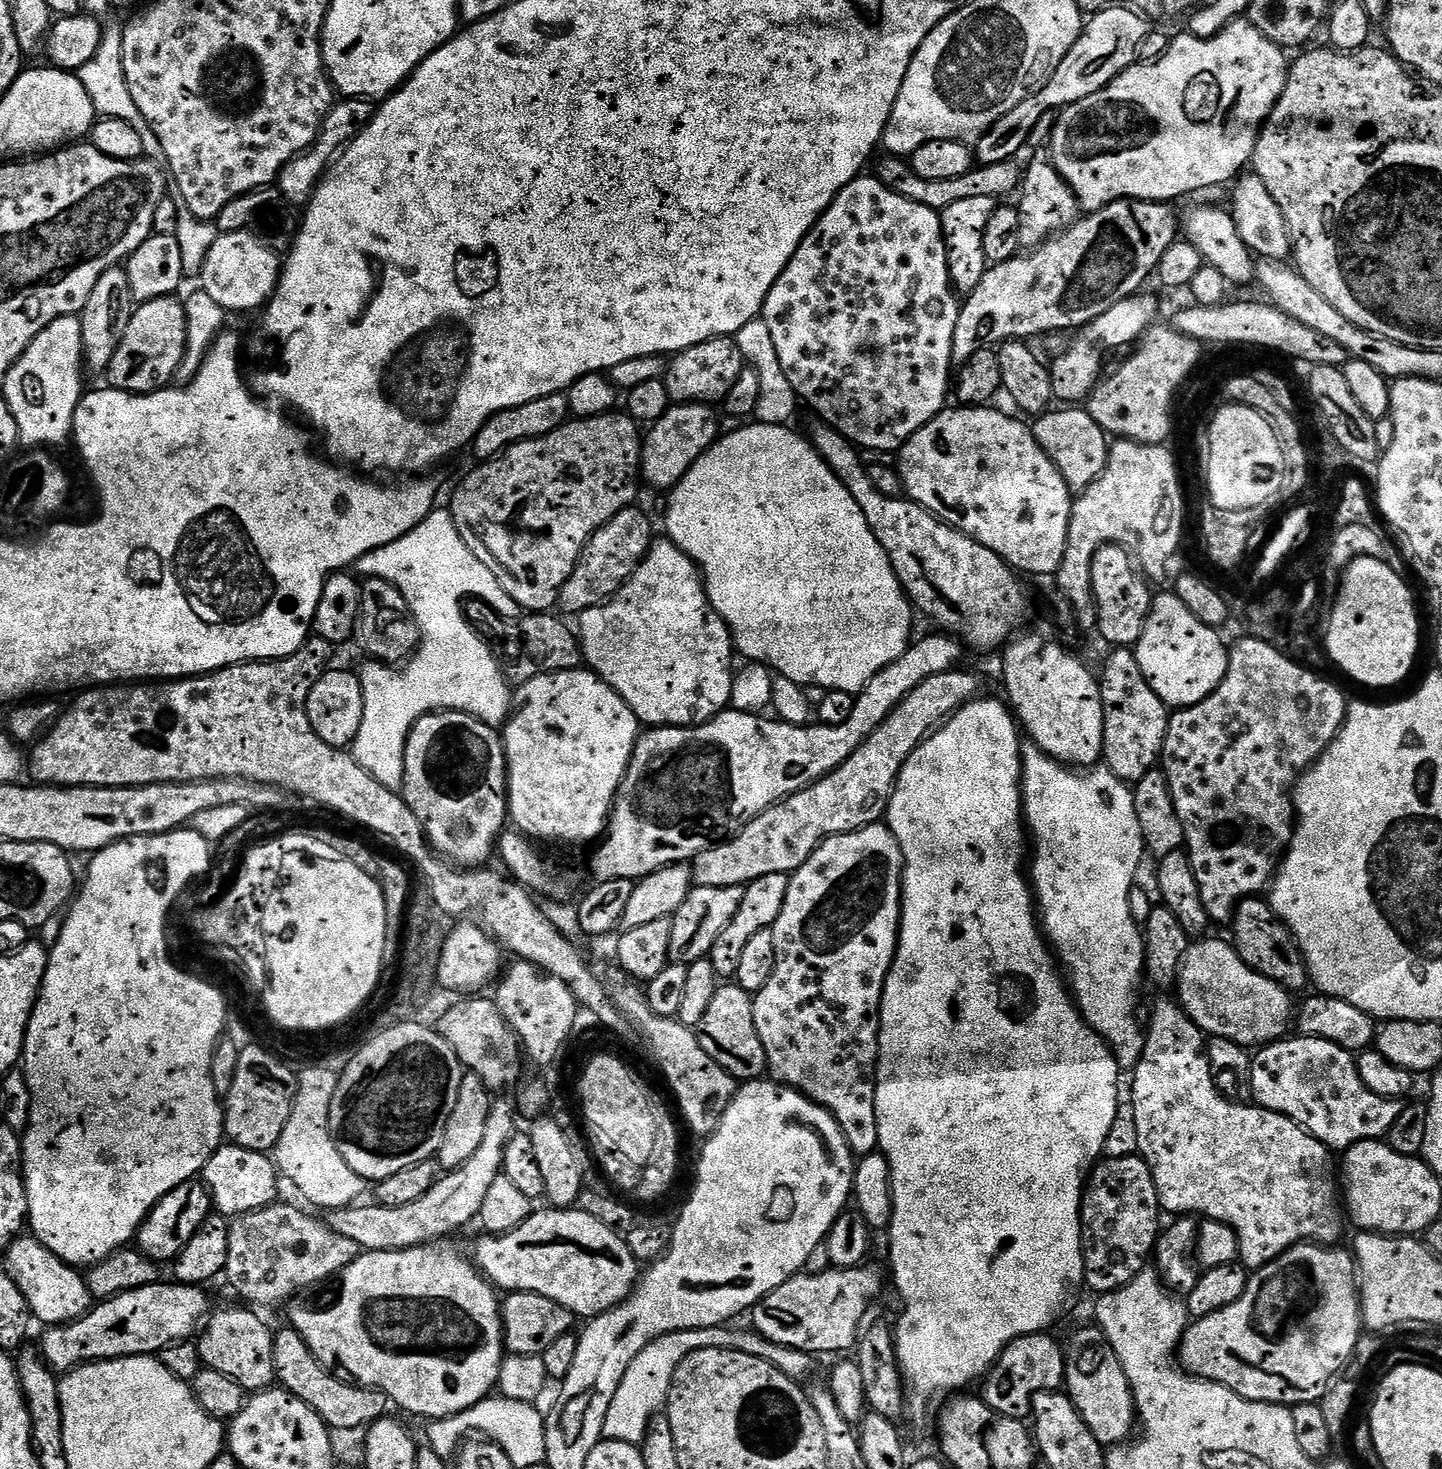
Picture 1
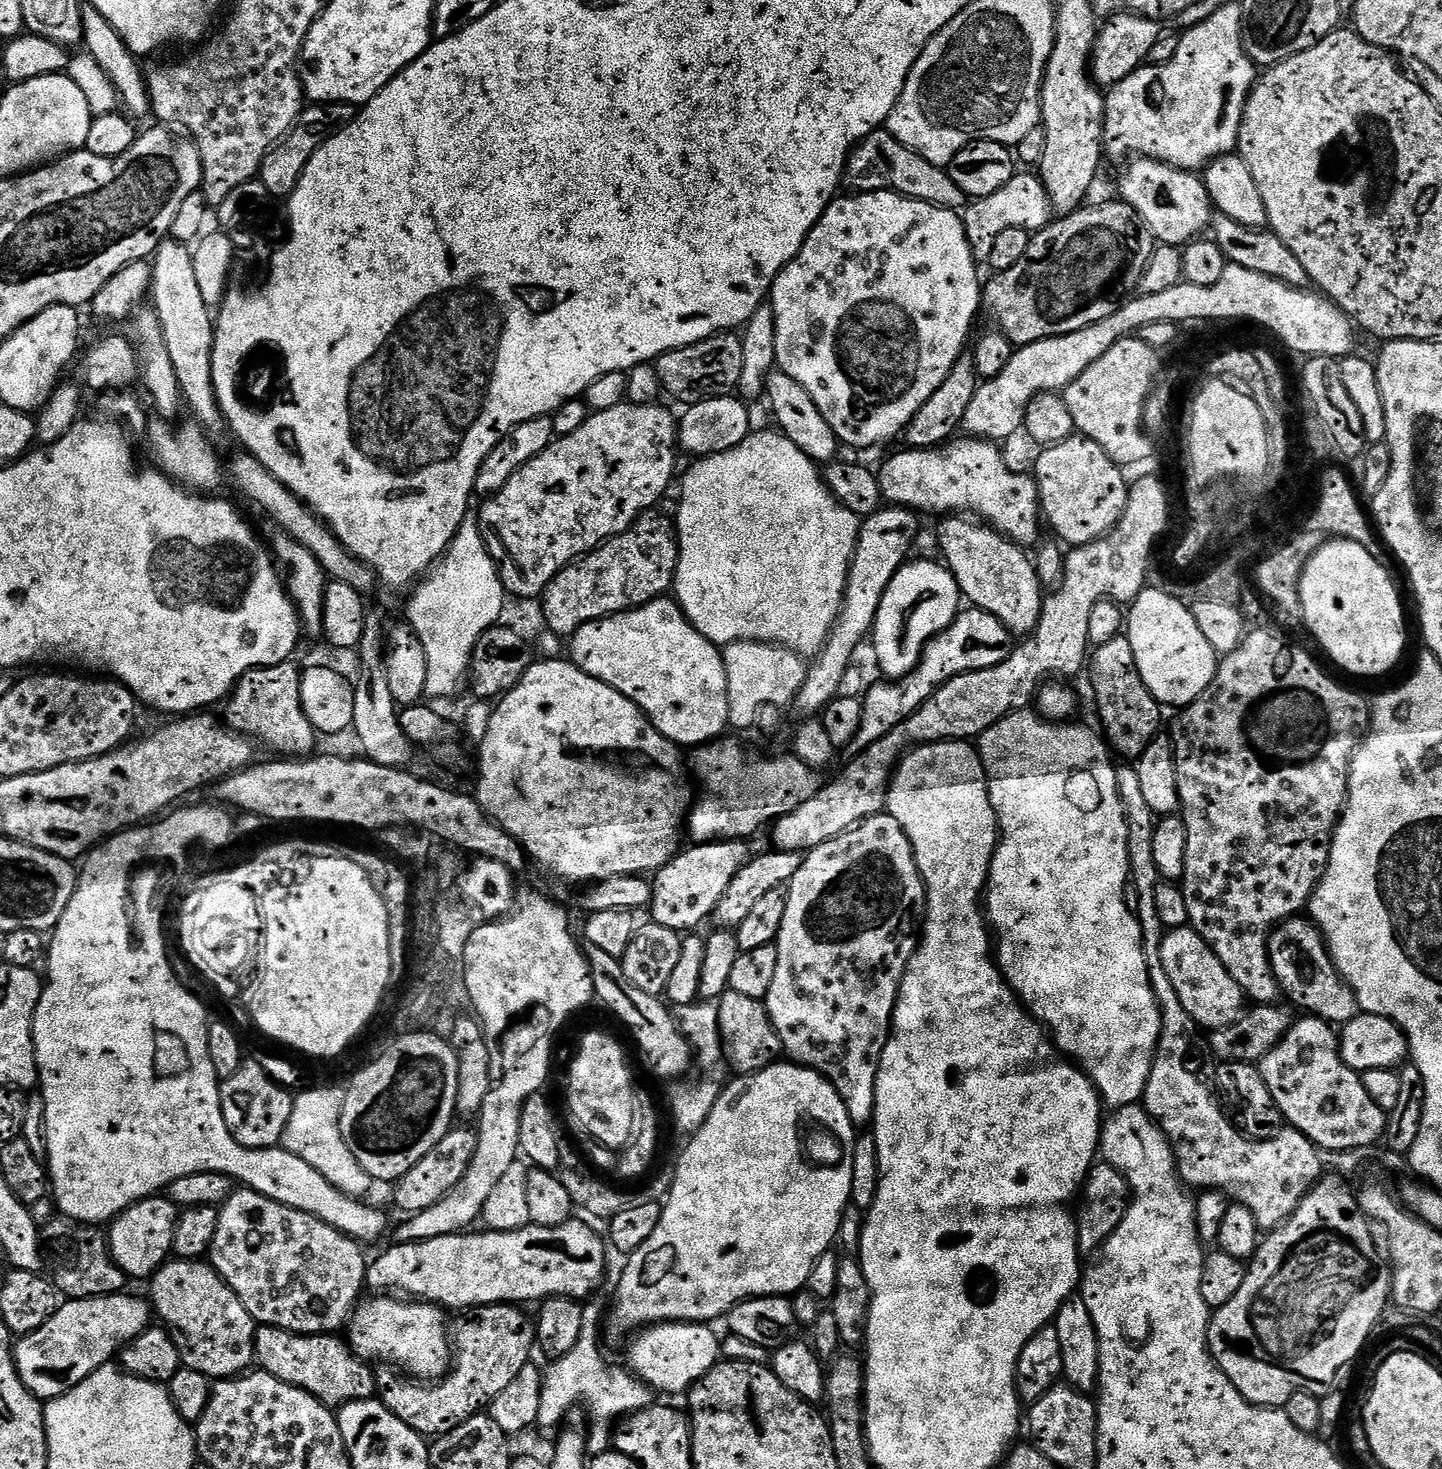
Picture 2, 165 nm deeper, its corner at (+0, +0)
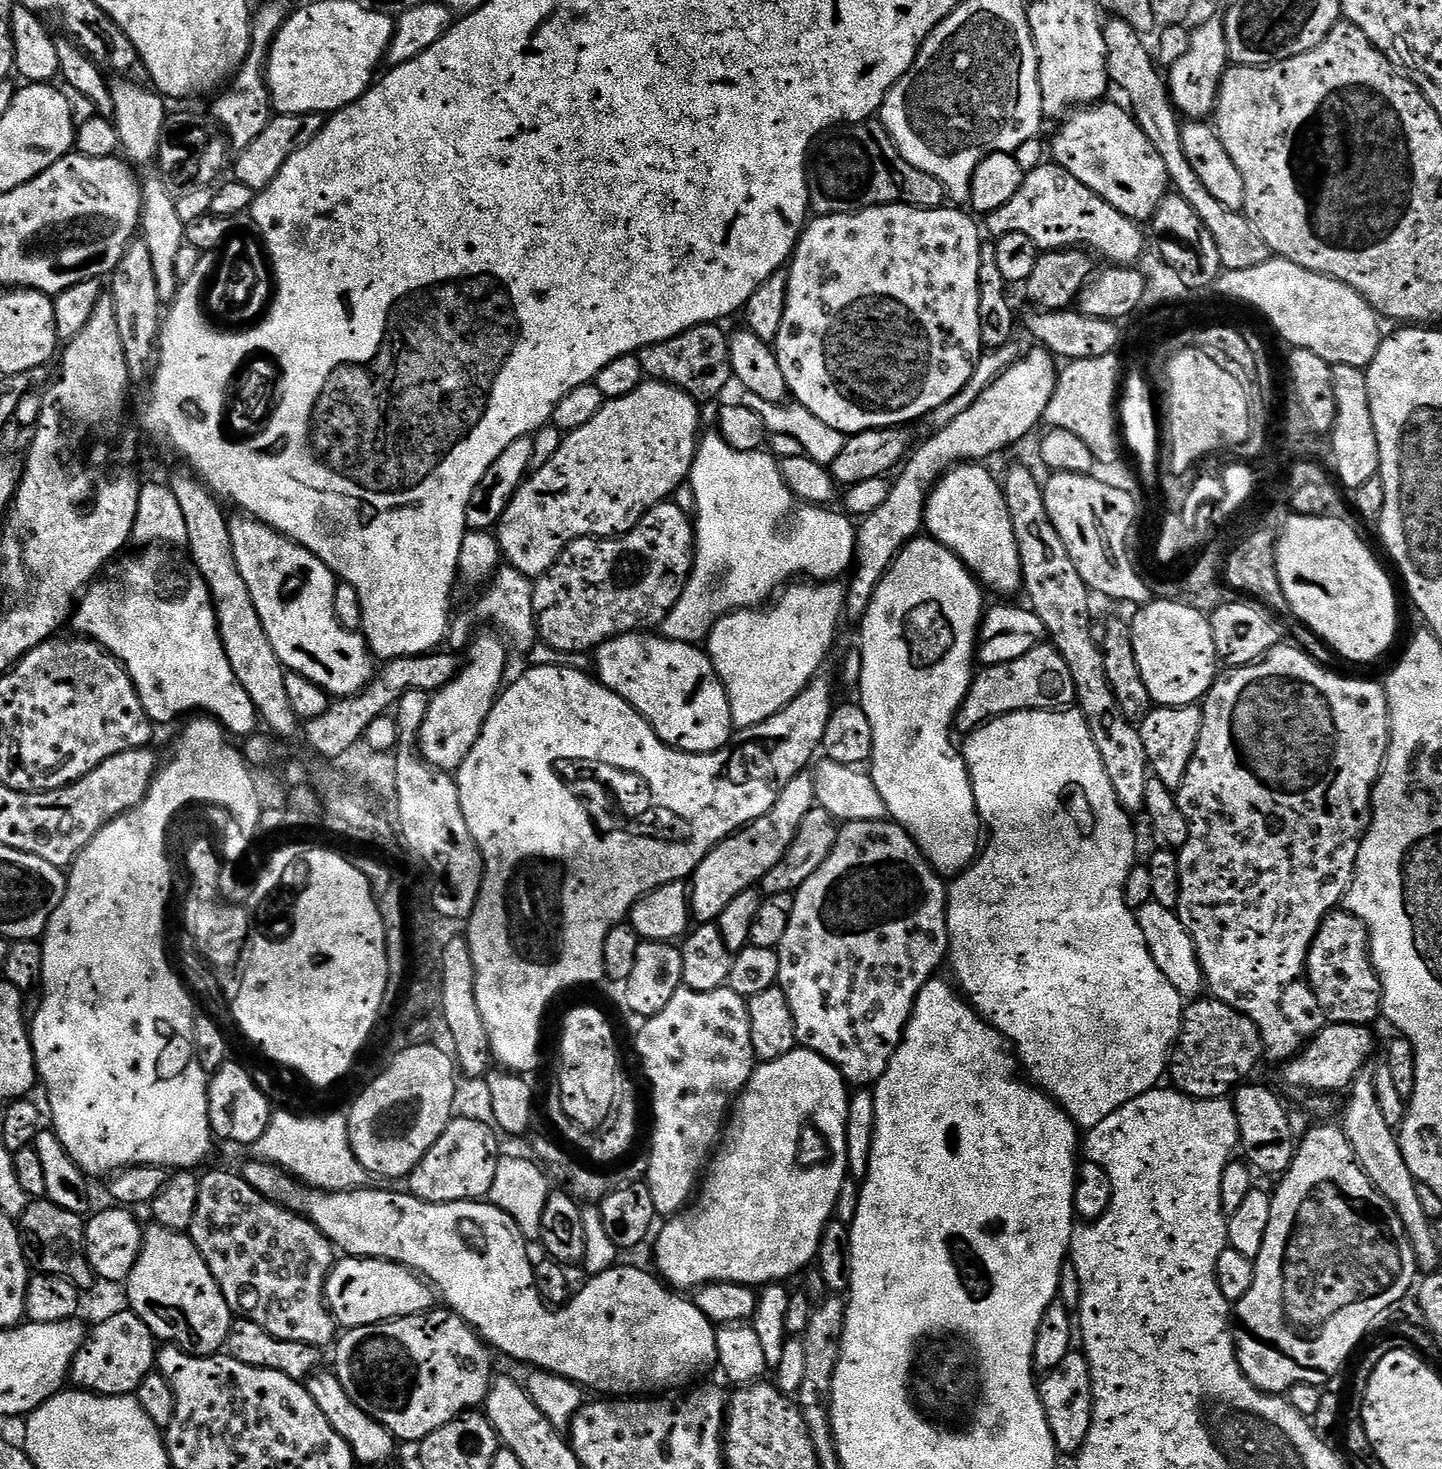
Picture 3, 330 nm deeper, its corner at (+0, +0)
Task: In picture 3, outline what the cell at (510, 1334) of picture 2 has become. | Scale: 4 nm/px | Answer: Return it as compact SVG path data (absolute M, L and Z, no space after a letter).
M444 1306L374 1326L347 1329L335 1341L335 1348L334 1371L338 1382L342 1382L342 1390L350 1394L354 1406L386 1426L386 1430L390 1430L390 1434L400 1442L422 1441L454 1418L463 1416L469 1410L479 1409L487 1401L492 1388L493 1349L457 1312Z

